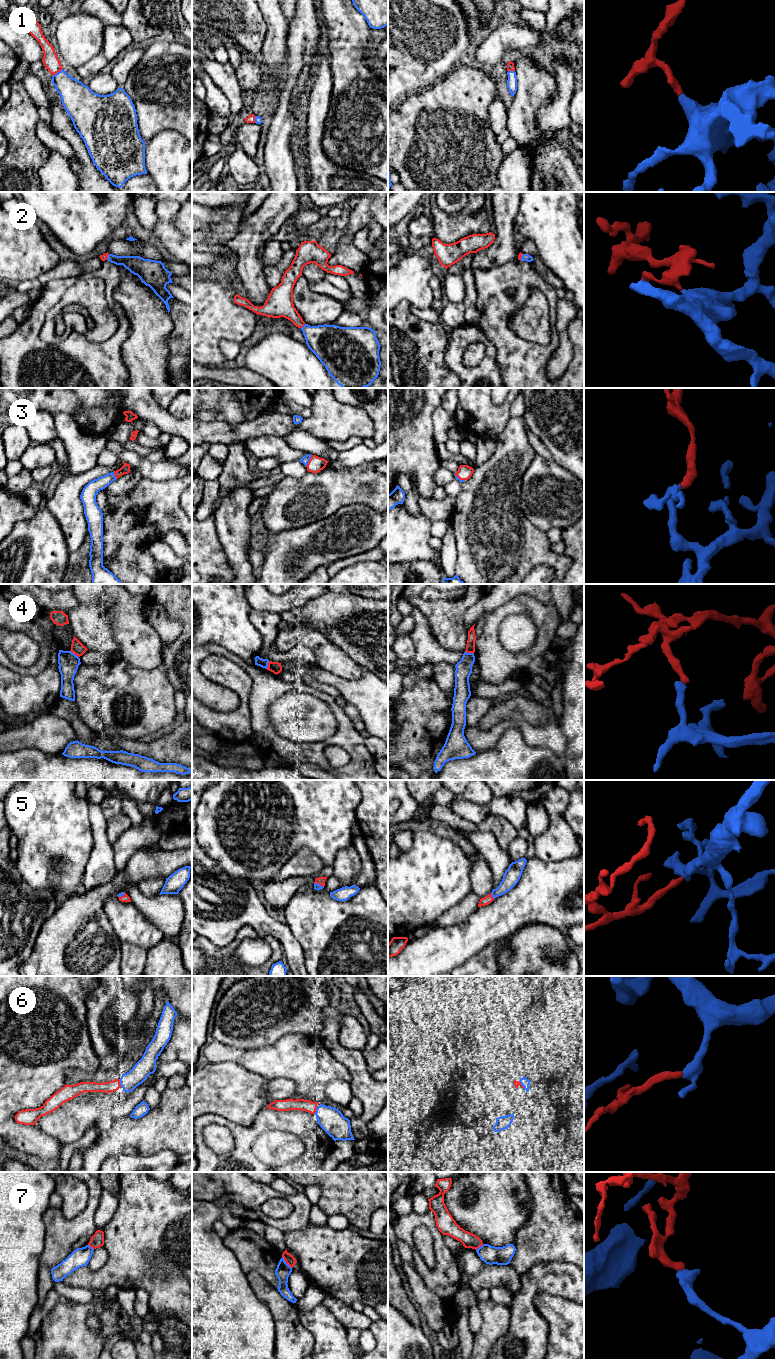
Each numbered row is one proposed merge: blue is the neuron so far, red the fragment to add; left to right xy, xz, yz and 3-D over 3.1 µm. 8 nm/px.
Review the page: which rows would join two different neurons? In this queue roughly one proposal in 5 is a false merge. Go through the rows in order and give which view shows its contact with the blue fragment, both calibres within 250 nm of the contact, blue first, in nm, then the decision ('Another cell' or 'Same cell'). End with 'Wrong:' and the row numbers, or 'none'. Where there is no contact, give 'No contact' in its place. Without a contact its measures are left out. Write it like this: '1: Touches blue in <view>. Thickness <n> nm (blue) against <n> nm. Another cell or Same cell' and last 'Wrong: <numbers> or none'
1: Touches blue in xy. Thickness 240 nm (blue) against 130 nm. Same cell
2: Touches blue in xz. Thickness 300 nm (blue) against 190 nm. Same cell
3: Touches blue in xz. Thickness 60 nm (blue) against 120 nm. Same cell
4: Touches blue in xy. Thickness 160 nm (blue) against 100 nm. Another cell
5: Touches blue in yz. Thickness 130 nm (blue) against 70 nm. Same cell
6: Touches blue in xy. Thickness 150 nm (blue) against 90 nm. Same cell
7: Touches blue in xz. Thickness 120 nm (blue) against 80 nm. Another cell
Wrong: 4, 7

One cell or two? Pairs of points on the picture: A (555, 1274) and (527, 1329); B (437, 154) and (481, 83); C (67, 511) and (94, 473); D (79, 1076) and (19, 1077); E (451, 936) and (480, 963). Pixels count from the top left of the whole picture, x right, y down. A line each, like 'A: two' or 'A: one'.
A: one
B: one
C: one
D: two
E: two

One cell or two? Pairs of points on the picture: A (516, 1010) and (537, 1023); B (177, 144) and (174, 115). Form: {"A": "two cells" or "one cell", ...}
{"A": "two cells", "B": "two cells"}

